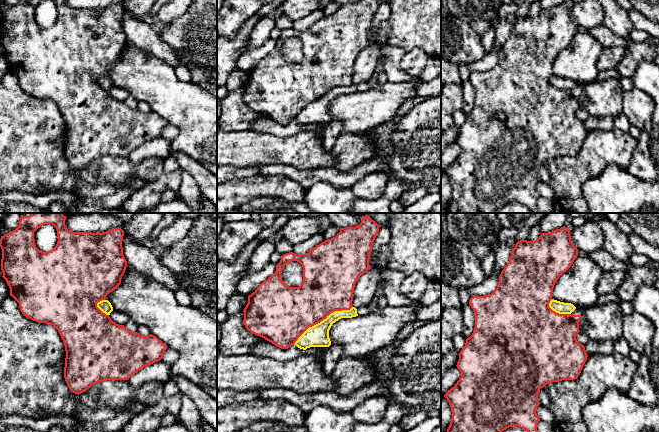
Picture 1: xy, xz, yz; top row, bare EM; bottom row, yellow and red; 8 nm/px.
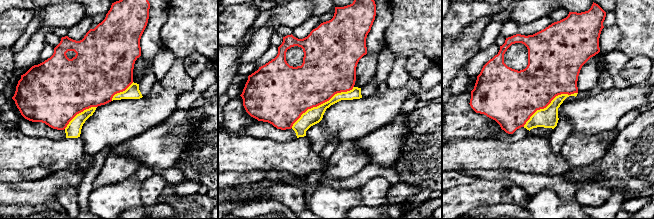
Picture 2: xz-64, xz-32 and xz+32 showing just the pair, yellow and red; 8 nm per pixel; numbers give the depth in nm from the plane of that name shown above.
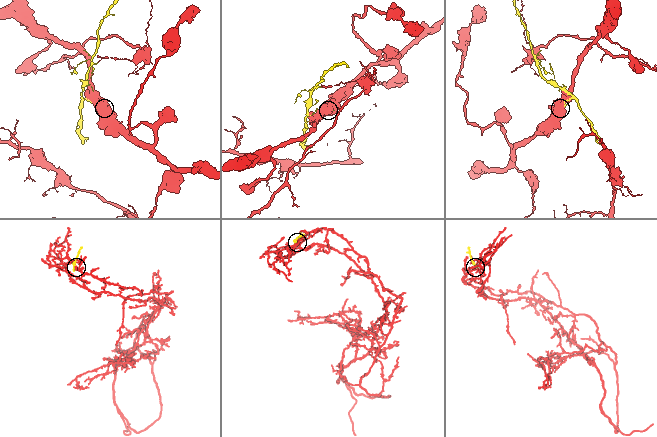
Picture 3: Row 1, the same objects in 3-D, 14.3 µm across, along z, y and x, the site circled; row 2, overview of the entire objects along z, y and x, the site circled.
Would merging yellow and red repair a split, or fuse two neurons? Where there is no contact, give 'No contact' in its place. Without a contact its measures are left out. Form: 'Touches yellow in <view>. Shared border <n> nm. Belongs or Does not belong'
Touches yellow in xz. Shared border 550 nm. Belongs

